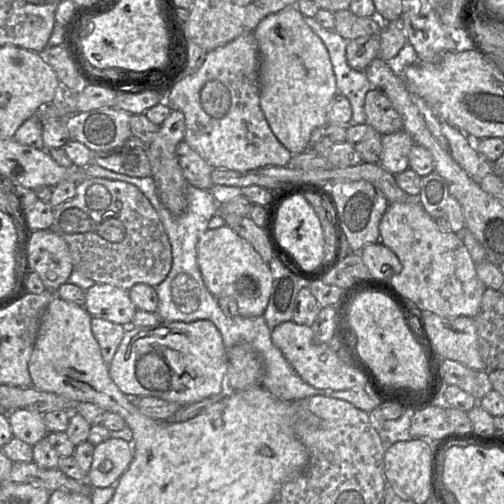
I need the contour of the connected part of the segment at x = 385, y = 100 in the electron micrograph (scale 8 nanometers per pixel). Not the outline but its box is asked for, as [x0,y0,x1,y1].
[365,89,403,135]

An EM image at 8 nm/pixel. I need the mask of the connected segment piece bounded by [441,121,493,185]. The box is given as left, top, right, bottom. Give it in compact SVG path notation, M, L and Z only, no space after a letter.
M441 122L441 132L448 140L453 159L480 185L480 181L493 173L491 162L475 149L472 137L447 122Z

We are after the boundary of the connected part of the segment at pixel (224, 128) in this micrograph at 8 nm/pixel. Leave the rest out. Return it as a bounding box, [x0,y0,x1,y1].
[164,33,293,172]

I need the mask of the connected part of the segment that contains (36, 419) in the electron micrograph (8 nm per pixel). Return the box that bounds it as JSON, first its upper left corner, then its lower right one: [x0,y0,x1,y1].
[7,408,48,446]

